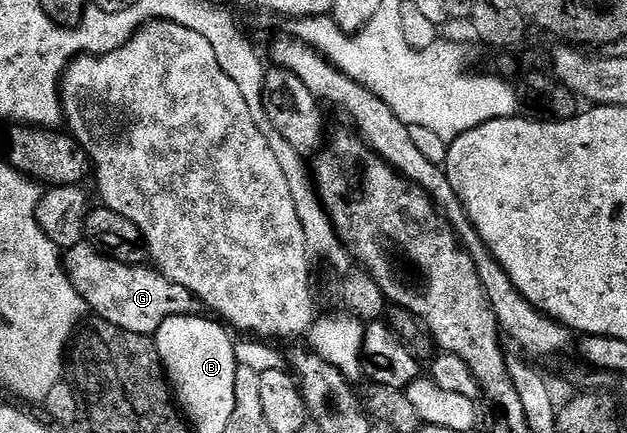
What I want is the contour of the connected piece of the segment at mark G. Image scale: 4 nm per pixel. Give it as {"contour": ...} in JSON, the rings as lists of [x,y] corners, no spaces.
{"contour":[[[87,241],[67,248],[62,258],[70,277],[70,285],[78,289],[85,308],[91,314],[93,311],[96,319],[118,325],[118,329],[130,329],[130,333],[155,336],[162,321],[170,317],[195,315],[201,310],[200,300],[190,293],[190,289],[186,289],[186,285],[170,281],[163,273],[148,265],[135,267],[114,261]]]}

